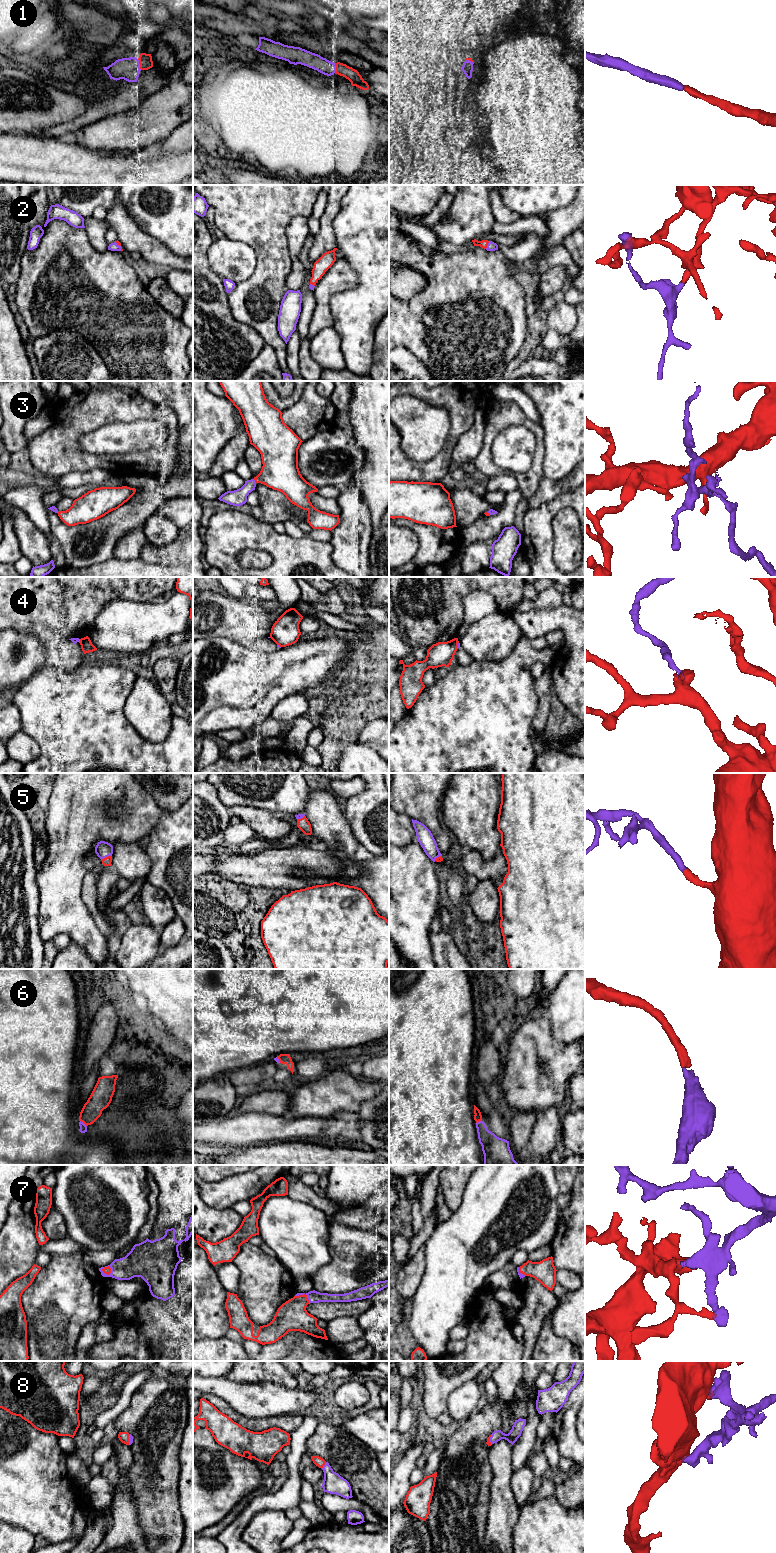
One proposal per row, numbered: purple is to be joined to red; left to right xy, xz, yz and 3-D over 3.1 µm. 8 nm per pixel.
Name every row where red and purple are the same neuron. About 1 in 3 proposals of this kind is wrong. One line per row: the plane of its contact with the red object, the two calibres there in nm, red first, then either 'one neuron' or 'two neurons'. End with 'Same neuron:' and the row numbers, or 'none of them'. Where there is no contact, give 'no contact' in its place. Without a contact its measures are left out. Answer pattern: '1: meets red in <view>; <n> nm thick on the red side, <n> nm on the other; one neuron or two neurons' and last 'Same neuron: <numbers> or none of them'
1: meets red in xy; 110 nm thick on the red side, 180 nm on the other; one neuron
2: meets red in yz; 60 nm thick on the red side, 70 nm on the other; one neuron
3: meets red in xz; 300 nm thick on the red side, 130 nm on the other; one neuron
4: meets red in yz; 190 nm thick on the red side, 20 nm on the other; two neurons
5: meets red in xy; 70 nm thick on the red side, 130 nm on the other; one neuron
6: meets red in xy; 170 nm thick on the red side, 60 nm on the other; one neuron
7: meets red in xz; 240 nm thick on the red side, 100 nm on the other; one neuron
8: meets red in xz; 80 nm thick on the red side, 170 nm on the other; one neuron
Same neuron: 1, 2, 3, 5, 6, 7, 8

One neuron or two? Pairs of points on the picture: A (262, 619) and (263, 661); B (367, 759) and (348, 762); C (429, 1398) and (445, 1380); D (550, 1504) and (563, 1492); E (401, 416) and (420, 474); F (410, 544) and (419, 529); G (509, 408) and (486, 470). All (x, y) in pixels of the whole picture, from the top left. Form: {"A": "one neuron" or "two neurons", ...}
{"A": "two neurons", "B": "one neuron", "C": "one neuron", "D": "two neurons", "E": "two neurons", "F": "two neurons", "G": "one neuron"}

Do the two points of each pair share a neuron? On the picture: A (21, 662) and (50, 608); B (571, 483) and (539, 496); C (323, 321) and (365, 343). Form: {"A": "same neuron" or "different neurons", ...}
{"A": "different neurons", "B": "same neuron", "C": "different neurons"}

